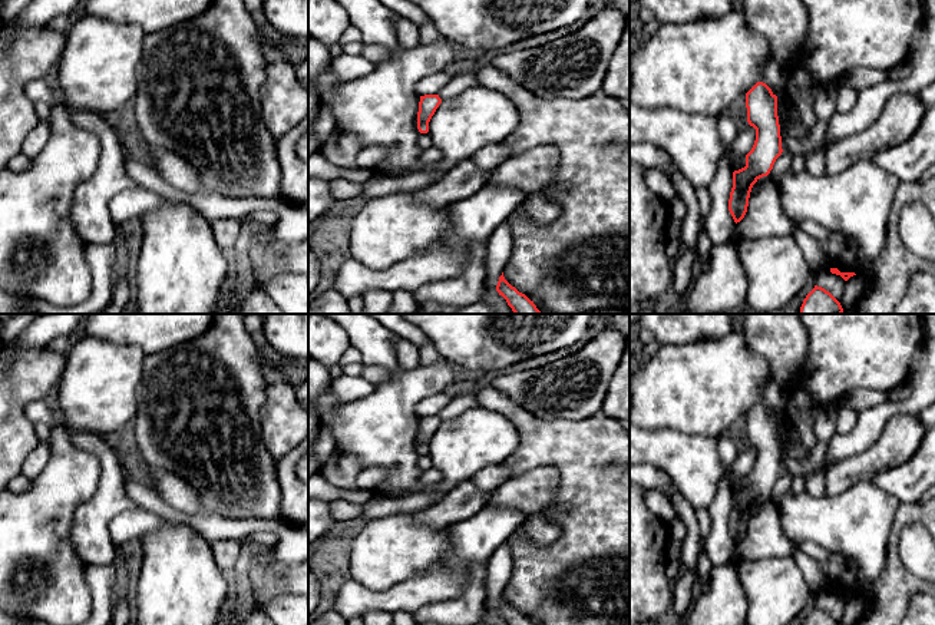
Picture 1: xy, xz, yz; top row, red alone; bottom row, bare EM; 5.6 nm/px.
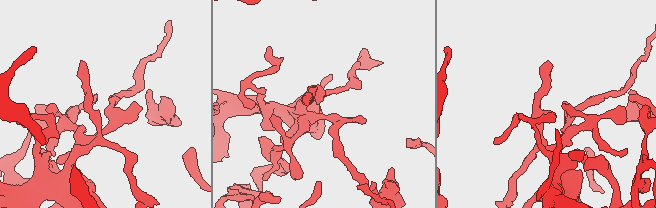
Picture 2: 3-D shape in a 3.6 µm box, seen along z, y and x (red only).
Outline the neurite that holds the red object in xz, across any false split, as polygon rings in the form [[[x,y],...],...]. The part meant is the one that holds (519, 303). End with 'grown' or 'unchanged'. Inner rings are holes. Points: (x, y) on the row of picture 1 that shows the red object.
[[[503,272],[499,277],[496,291],[506,300],[515,314],[541,314],[533,301],[505,280]]]; unchanged

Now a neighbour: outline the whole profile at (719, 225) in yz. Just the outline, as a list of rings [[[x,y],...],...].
[[[724,113],[717,116],[717,130],[723,142],[721,156],[713,181],[707,183],[711,196],[711,208],[703,218],[701,226],[713,244],[724,244],[733,239],[736,222],[728,211],[728,199],[733,188],[733,169],[730,163],[731,146],[739,132],[736,122]]]

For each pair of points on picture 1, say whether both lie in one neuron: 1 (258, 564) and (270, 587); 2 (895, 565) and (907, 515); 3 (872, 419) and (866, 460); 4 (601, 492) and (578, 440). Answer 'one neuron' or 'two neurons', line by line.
1: one neuron
2: one neuron
3: two neurons
4: one neuron

